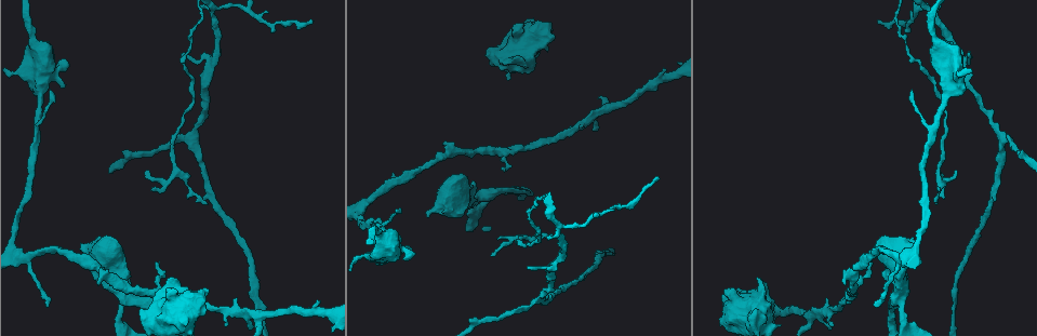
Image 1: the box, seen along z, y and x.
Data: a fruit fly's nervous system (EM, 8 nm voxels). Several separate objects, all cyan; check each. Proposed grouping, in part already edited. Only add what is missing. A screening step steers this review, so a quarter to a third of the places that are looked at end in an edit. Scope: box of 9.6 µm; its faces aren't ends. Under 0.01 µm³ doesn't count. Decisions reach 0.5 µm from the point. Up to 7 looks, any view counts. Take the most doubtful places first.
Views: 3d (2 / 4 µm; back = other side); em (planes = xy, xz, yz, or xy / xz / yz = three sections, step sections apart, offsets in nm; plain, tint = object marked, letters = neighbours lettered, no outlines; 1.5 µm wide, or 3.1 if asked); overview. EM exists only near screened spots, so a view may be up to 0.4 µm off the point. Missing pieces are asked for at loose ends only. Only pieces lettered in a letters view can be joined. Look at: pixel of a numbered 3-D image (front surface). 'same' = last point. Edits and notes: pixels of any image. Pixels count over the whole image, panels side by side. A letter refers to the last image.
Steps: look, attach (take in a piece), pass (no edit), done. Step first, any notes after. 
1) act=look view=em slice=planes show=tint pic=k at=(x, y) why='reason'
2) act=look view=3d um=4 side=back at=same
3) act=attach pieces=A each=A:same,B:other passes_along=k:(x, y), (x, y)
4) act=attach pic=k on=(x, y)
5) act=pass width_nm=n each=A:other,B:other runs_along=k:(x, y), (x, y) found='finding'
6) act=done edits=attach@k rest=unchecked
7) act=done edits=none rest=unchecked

act=look view=em slice=yz step=8 show=tint pic=1 at=(759, 279) why='branch stops here'

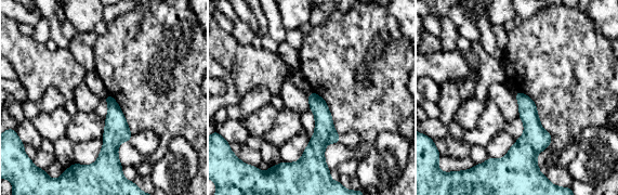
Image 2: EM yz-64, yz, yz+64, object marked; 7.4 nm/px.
act=look view=em slice=planes show=letters at=same

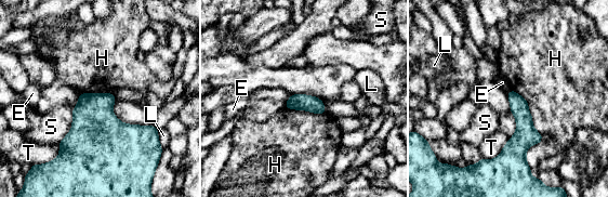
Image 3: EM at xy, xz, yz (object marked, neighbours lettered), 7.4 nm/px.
act=pass each=E:other,H:other,L:other,S:other,T:other runs_along=3:(511, 93), (521, 114), (513, 162) found='none of them fits'

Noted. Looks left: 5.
act=look view=3d um=4 pic=1 at=(82, 244) why='an open end'

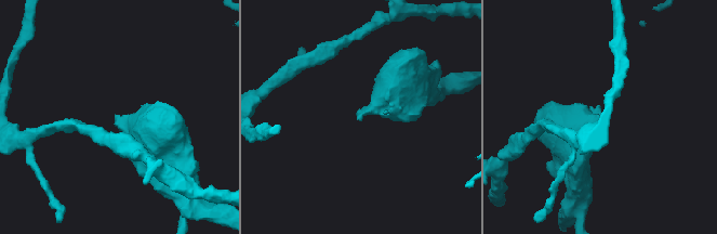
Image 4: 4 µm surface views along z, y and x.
act=look view=em slice=xy step=8 show=tint pic=4 at=(116, 115) why='need the tissue'

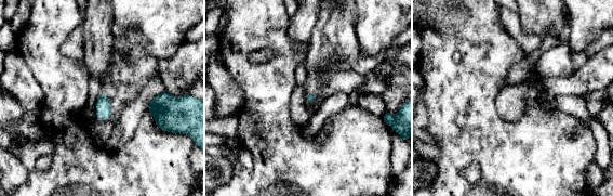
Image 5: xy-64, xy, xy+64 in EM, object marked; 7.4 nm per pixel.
act=look view=em slice=planes show=letters at=same

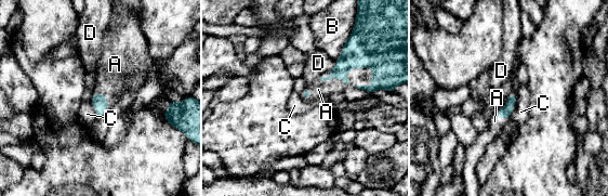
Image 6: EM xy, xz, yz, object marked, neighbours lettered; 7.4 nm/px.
act=attach pieces=A each=A:same,B:other,C:other,D:other found='it goes on there'

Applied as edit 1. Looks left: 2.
act=look view=em slice=planes show=tint pic=1 at=(313, 21) why='long arm stops here'

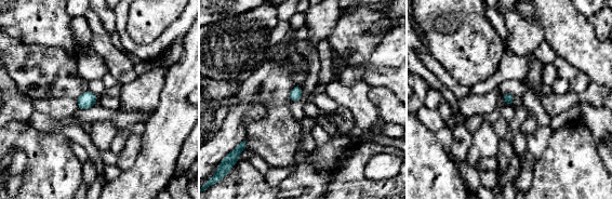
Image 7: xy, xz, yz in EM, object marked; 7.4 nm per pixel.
act=look view=em slice=planes show=letters at=same why='what lies round it'

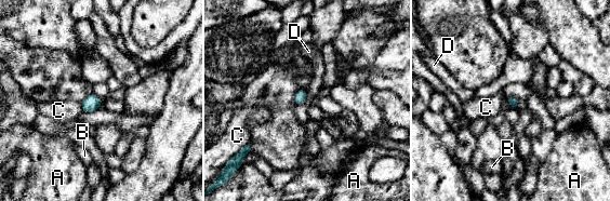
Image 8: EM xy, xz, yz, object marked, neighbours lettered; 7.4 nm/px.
act=pass width_nm=70 longest_contact=D:90nm each=A:other,B:other,C:other,D:other found='no lettered piece goes on from it'

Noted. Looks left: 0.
act=done edits=attach@6 rest=unchecked

